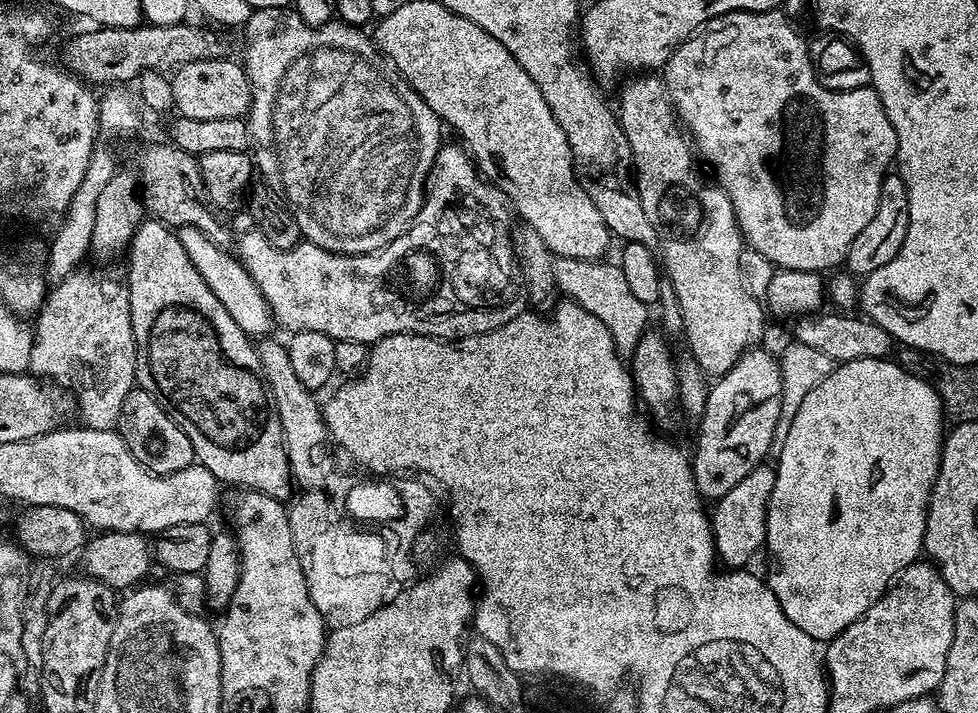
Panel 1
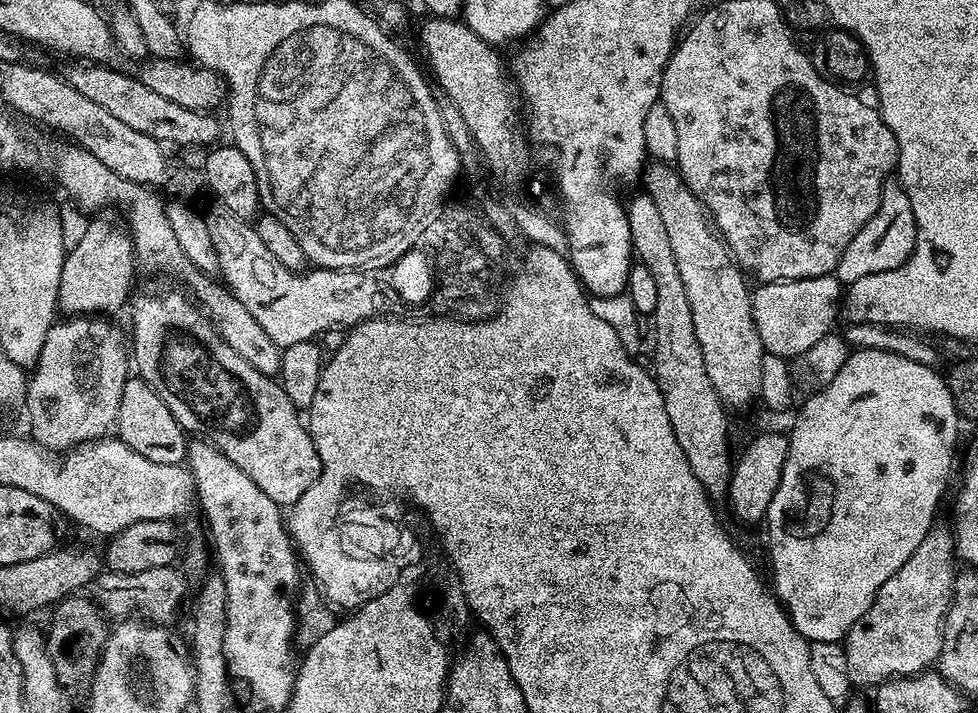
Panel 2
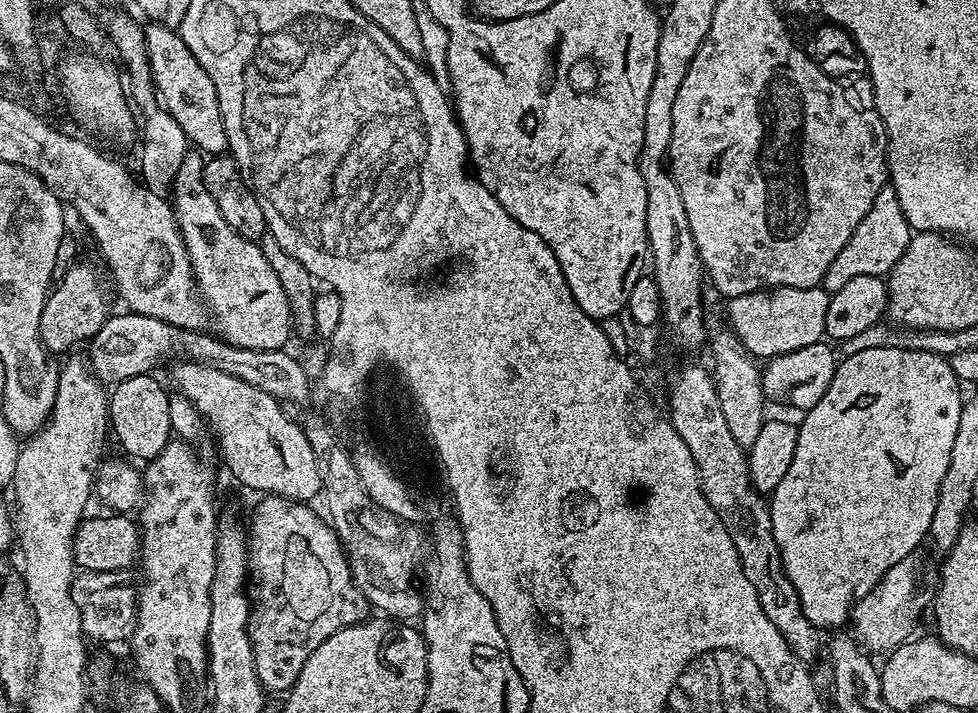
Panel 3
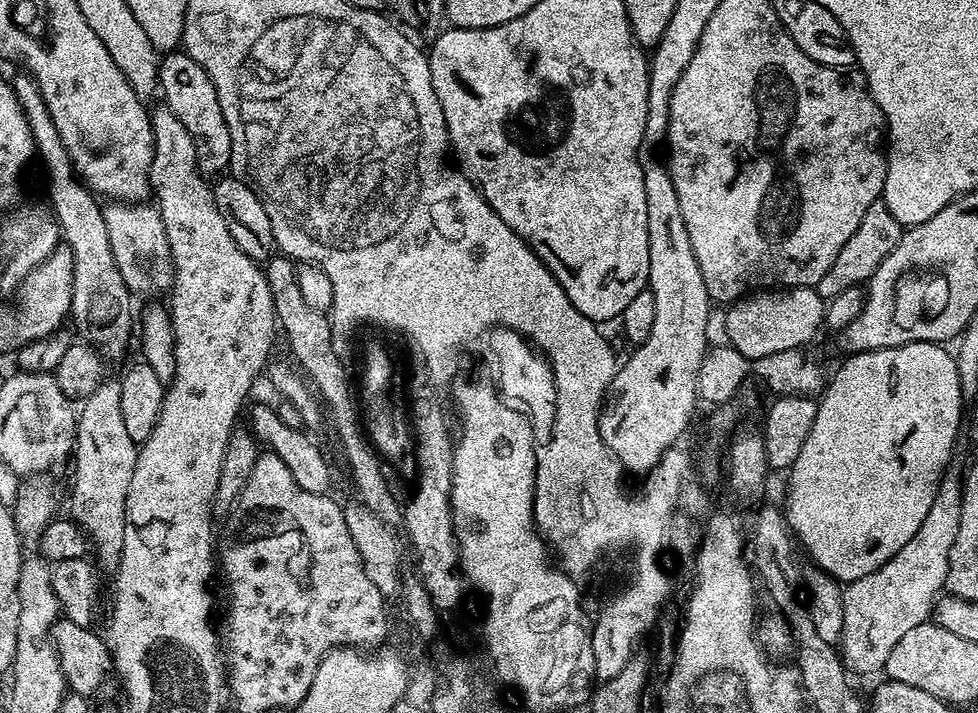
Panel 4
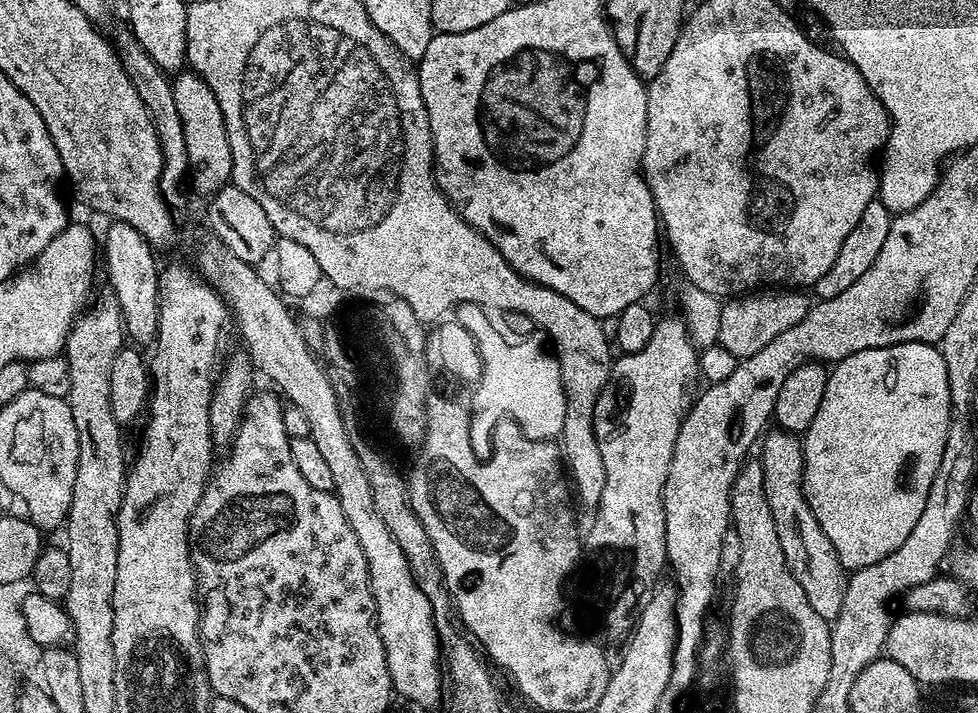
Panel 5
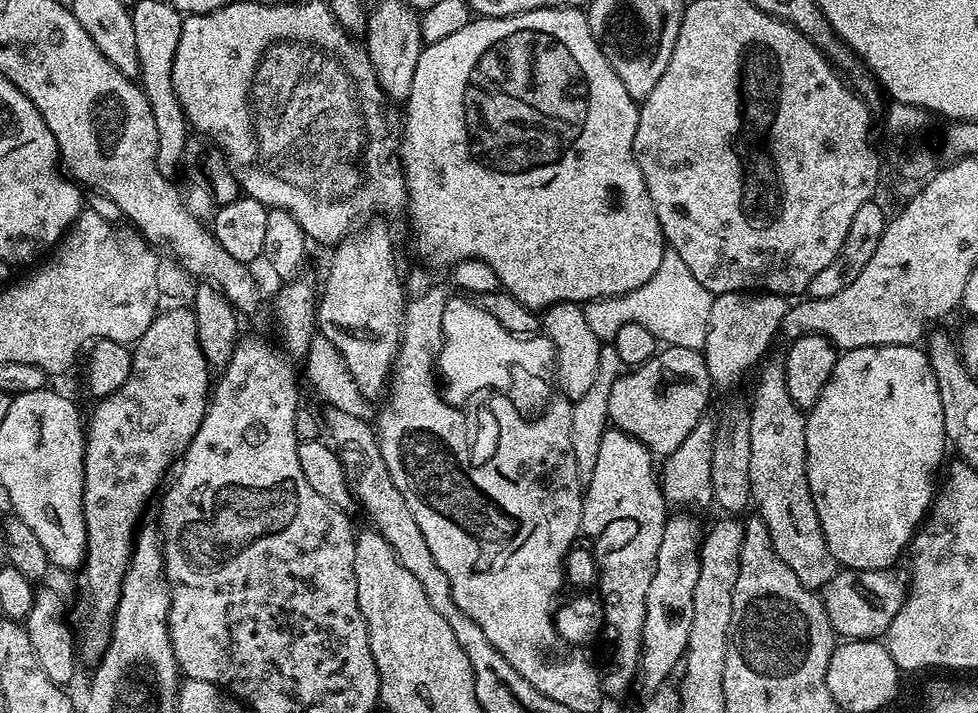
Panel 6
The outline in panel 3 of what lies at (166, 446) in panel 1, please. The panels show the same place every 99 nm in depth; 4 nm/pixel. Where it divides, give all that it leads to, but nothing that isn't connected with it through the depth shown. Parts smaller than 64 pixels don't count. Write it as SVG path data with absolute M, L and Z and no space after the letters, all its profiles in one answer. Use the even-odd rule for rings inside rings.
M149 374L126 378L126 382L111 389L108 398L111 435L130 455L137 456L140 462L153 460L174 436L170 426L169 389L164 389L154 377Z

